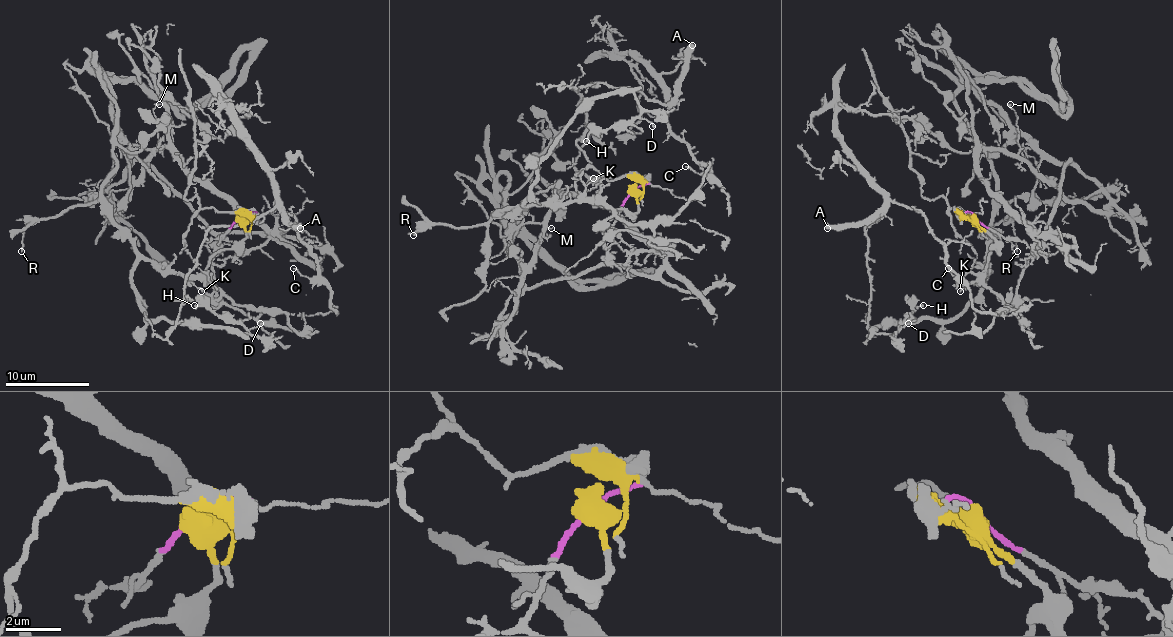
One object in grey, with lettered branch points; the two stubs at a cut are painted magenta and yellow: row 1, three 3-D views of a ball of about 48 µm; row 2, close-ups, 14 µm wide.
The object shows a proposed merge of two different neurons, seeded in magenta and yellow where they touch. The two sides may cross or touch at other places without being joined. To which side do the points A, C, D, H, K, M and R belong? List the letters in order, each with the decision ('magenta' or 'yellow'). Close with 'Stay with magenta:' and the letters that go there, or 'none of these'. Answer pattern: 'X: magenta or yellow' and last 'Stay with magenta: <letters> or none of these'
A: yellow
C: yellow
D: yellow
H: yellow
K: yellow
M: magenta
R: yellow
Stay with magenta: M

